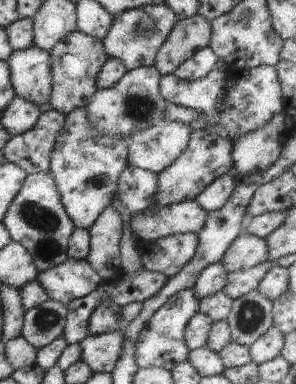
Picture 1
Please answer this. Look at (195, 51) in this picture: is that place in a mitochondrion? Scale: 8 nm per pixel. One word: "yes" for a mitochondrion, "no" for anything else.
no

